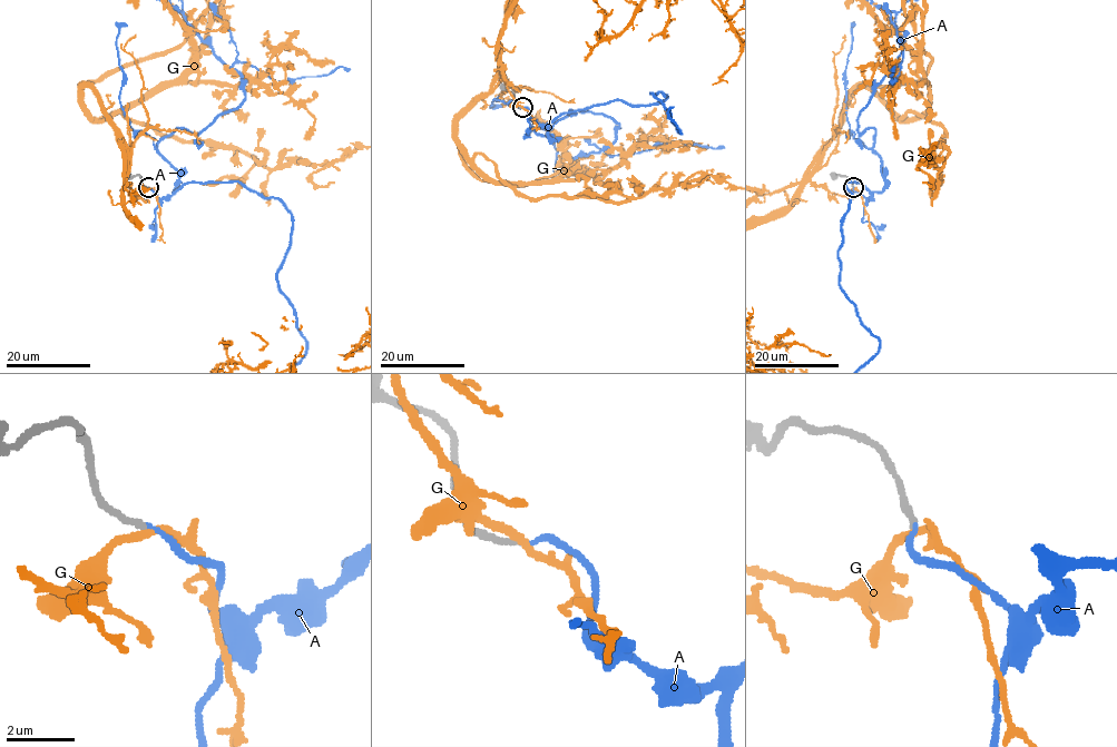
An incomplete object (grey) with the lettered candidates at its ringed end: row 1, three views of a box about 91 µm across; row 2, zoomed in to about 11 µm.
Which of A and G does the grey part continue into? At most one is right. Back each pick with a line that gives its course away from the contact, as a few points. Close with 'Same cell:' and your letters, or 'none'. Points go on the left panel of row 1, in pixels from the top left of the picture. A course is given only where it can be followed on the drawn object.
Same cell: A

